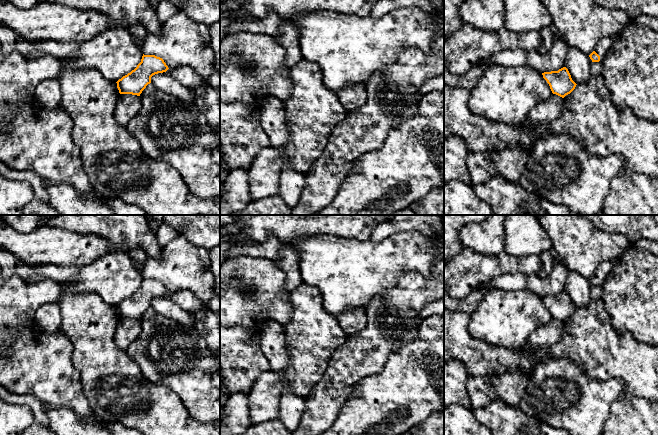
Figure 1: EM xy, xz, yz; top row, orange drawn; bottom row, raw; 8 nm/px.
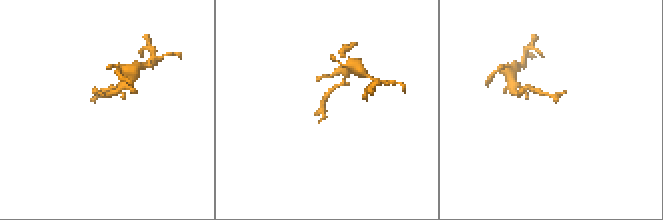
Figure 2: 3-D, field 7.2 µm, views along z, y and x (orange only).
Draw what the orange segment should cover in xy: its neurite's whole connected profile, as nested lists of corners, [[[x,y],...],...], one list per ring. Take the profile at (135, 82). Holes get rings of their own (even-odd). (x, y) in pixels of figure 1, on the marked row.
[[[143,54],[137,67],[116,82],[119,93],[140,96],[146,86],[151,83],[153,75],[166,72],[168,69],[162,58]]]

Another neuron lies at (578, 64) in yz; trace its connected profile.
[[[567,45],[565,67],[568,69],[572,80],[578,84],[585,84],[591,77],[590,66],[592,60],[576,47]]]

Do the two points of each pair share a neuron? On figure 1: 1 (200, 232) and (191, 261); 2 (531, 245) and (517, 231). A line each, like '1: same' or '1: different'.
1: different
2: same

